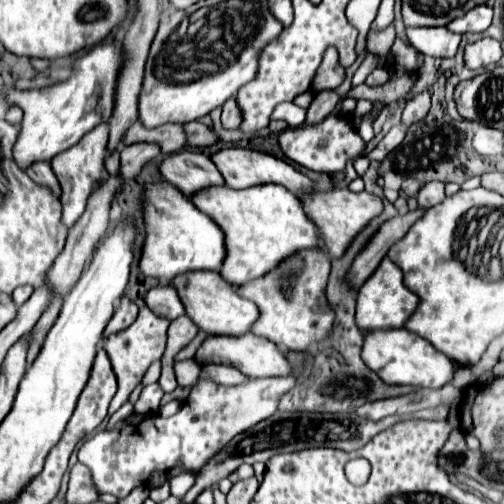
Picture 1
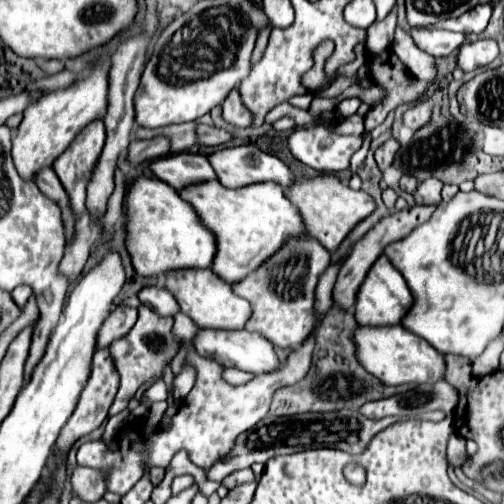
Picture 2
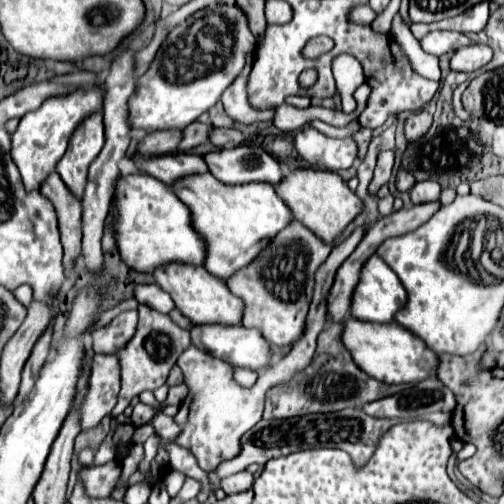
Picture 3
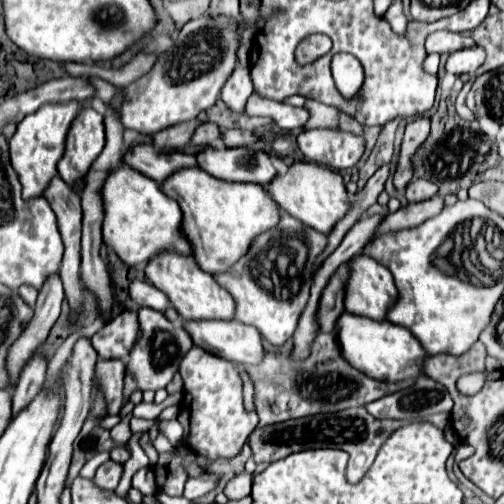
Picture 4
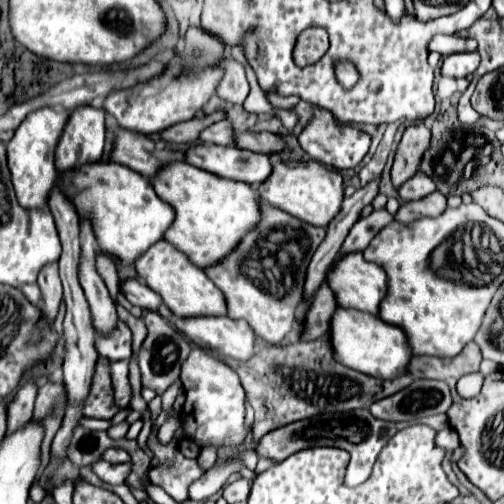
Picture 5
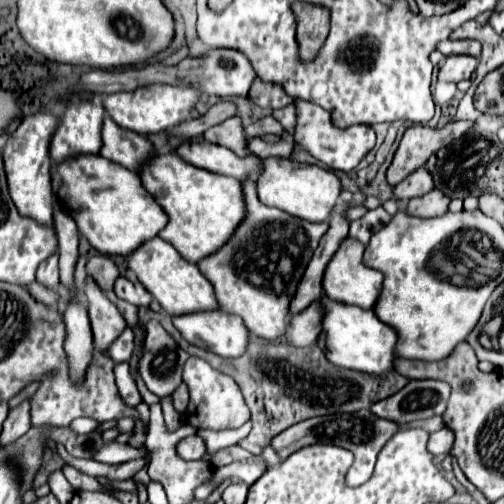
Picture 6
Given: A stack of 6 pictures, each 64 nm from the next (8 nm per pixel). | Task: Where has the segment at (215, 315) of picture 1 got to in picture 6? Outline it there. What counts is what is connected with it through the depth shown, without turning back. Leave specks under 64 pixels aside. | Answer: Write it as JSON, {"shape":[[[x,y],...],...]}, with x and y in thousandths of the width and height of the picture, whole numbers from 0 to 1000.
{"shape":[[[306,468],[302,476],[286,480],[262,508],[250,512],[254,532],[270,540],[270,552],[278,563],[317,599],[321,615],[333,619],[337,627],[357,627],[357,623],[377,623],[377,619],[401,619],[401,615],[429,615],[429,591],[425,591],[425,571],[421,563],[401,548],[389,524],[365,516],[341,484],[317,476],[317,468]]]}

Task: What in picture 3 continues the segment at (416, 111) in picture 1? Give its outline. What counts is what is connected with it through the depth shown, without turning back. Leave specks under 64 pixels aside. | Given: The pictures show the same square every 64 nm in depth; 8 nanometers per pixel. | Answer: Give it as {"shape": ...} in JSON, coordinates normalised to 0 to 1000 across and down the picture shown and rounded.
{"shape":[[[849,218],[813,226],[806,238],[806,278],[825,282],[833,270],[841,270],[841,262],[849,262],[849,254],[853,254],[853,222]]]}

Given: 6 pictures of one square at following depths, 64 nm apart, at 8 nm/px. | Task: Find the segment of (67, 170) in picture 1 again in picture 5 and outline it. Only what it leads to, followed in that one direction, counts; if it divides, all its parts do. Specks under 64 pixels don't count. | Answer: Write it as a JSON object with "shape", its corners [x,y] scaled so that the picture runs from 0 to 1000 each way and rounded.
{"shape":[[[159,210],[139,222],[119,286],[111,290],[115,337],[139,337],[163,321],[198,317],[210,278],[206,226],[206,218],[190,218],[183,210]]]}

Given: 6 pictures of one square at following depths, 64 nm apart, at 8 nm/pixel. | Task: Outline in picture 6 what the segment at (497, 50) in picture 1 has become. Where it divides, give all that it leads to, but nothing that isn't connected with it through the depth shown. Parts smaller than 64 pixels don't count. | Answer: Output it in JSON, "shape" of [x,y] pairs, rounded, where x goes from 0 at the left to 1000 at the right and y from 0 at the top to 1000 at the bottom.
{"shape":[[[889,111],[869,139],[869,159],[909,167],[913,159],[929,159],[940,139],[944,139],[944,115],[937,115],[937,111]]]}

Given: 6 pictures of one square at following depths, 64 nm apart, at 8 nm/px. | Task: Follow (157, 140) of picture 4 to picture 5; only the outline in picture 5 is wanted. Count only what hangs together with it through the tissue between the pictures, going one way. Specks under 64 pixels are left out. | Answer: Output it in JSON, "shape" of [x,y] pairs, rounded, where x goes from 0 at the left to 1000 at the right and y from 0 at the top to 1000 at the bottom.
{"shape":[[[425,222],[417,230],[401,230],[401,234],[381,234],[381,238],[369,238],[369,242],[357,242],[341,254],[329,254],[321,262],[321,274],[329,282],[345,282],[345,286],[381,286],[393,278],[397,262],[413,250],[421,250],[425,242],[448,234],[444,222]]]}

